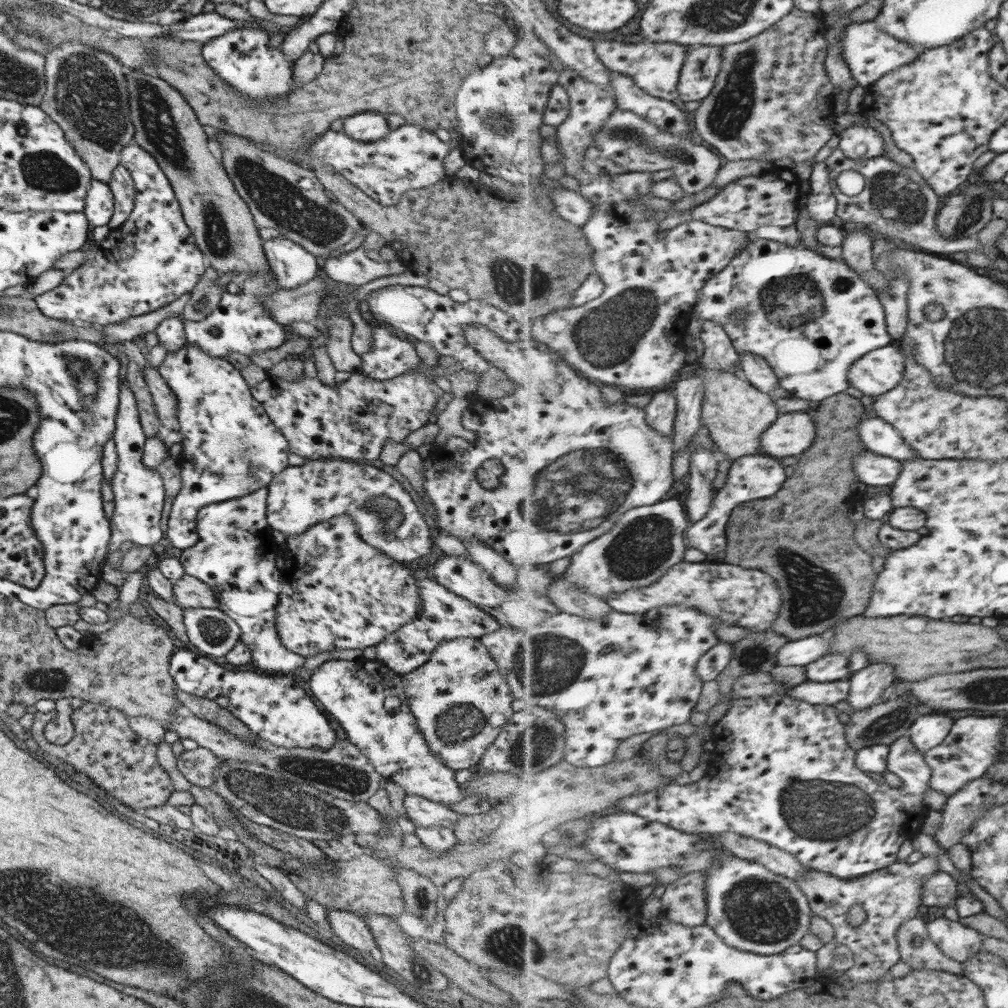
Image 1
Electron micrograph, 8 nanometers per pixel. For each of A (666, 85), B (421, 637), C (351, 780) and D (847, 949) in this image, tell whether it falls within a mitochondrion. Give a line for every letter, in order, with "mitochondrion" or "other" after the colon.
A: other
B: other
C: mitochondrion
D: other

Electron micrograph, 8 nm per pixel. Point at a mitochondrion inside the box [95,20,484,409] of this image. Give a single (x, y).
(278, 198)

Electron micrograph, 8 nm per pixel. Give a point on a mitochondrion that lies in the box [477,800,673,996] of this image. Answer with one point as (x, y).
(509, 944)

